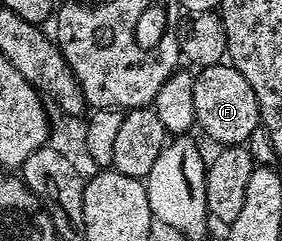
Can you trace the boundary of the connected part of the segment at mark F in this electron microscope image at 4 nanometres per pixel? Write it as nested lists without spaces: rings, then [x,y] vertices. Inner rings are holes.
[[[229,62],[213,63],[211,67],[201,68],[194,75],[192,101],[196,104],[195,124],[217,145],[236,147],[245,144],[259,127],[262,114],[252,93],[252,85]]]

